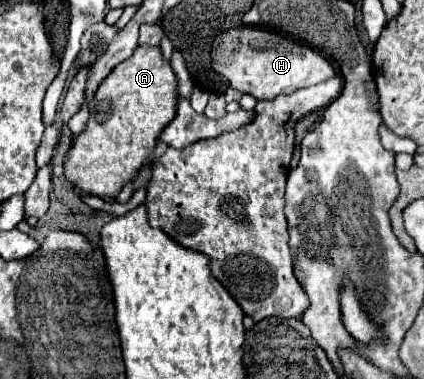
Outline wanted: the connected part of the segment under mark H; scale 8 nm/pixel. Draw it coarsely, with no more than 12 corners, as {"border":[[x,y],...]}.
{"border":[[269,30],[221,32],[211,68],[257,100],[335,74]]}

